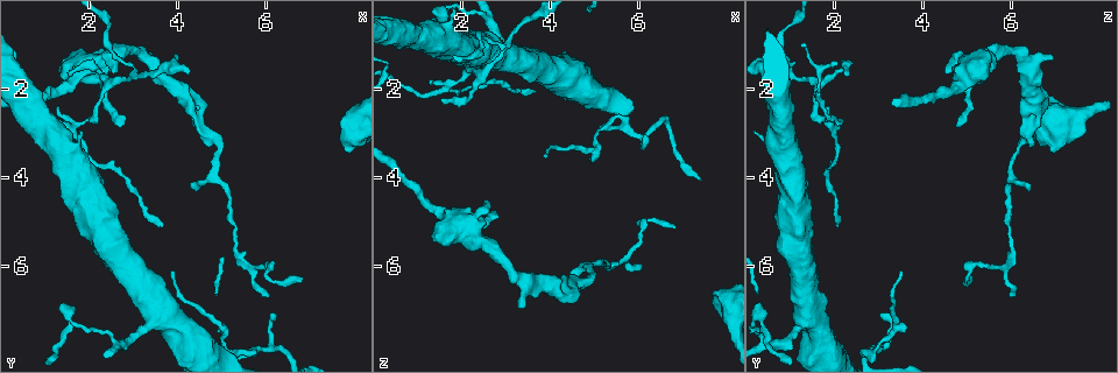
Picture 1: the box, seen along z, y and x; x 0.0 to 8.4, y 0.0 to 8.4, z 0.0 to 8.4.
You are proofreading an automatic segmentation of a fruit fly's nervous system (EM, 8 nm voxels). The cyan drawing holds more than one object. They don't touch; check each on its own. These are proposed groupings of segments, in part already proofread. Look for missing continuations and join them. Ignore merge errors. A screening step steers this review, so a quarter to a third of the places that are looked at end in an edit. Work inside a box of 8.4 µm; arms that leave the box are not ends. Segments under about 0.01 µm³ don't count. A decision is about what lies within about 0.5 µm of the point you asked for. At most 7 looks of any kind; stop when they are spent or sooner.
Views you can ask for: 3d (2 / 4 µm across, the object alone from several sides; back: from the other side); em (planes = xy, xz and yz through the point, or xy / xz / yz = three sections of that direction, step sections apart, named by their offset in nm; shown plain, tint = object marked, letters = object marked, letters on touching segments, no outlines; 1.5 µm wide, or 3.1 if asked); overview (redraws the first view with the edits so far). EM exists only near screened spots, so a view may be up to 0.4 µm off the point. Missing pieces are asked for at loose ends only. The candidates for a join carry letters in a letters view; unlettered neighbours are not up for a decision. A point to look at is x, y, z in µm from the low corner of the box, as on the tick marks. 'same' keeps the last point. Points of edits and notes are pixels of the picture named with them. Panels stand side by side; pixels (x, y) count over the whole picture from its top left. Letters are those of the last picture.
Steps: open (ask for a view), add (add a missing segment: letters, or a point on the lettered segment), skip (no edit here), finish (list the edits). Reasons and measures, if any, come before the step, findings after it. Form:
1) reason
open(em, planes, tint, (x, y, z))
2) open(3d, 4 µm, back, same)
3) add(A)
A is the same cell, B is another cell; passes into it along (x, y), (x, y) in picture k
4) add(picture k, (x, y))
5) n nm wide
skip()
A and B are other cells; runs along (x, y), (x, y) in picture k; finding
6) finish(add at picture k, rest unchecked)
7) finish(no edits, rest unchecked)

tapers out
open(em, planes, letters, (6.00, 6.70, 6.05))

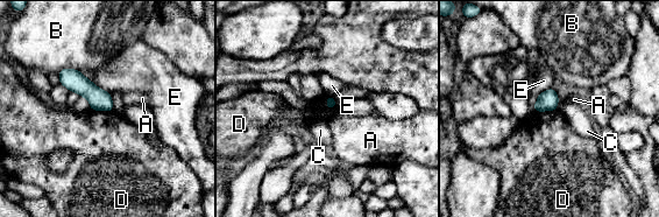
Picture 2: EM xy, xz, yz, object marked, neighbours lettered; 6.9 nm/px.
skip()
A, B, C, D and E are other cells; runs along (62, 74), (86, 88), (110, 107) in picture 2; no lettered segment goes on from it

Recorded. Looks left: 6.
branch stops here
open(em, yz, step 4, letters, (7.70, 3.35, 6.90))

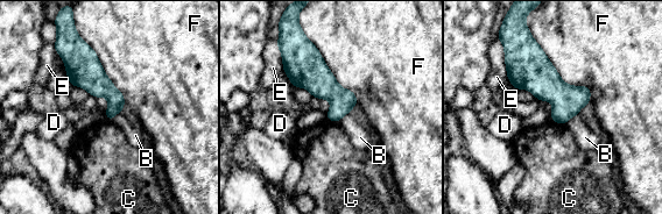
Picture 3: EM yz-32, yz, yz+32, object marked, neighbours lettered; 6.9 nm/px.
open(em, xy, step 4, letters, same)

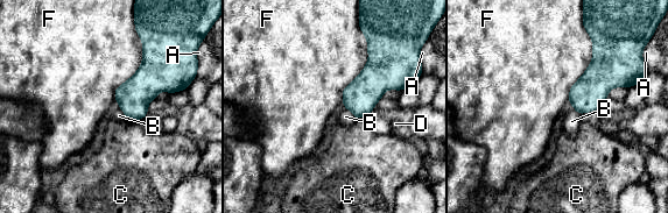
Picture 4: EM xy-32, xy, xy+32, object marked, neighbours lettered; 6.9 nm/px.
skip()
A, B, C, D and F are other cells; no lettered segment goes on from it

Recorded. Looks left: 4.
thin end
open(em, xz, step 4, tint, (6.10, 7.10, 3.10))

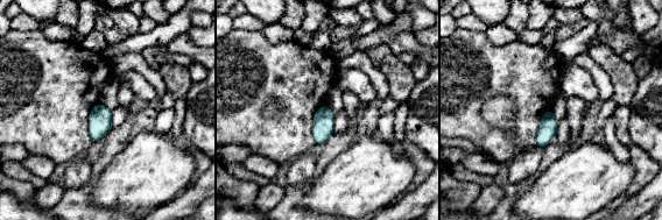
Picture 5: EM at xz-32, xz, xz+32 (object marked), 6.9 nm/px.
open(em, planes, letters, same)

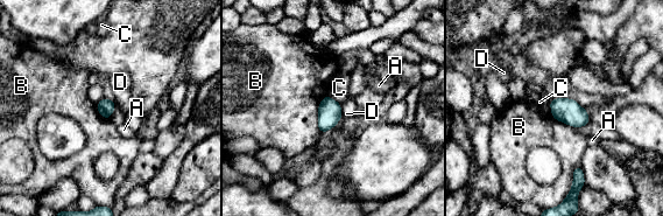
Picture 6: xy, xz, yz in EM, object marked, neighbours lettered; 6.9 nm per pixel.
B touches over 280 nm
skip()
A, B, C and D are other cells; no lettered segment goes on from it

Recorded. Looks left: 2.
finish(no edits, rest unchecked)

